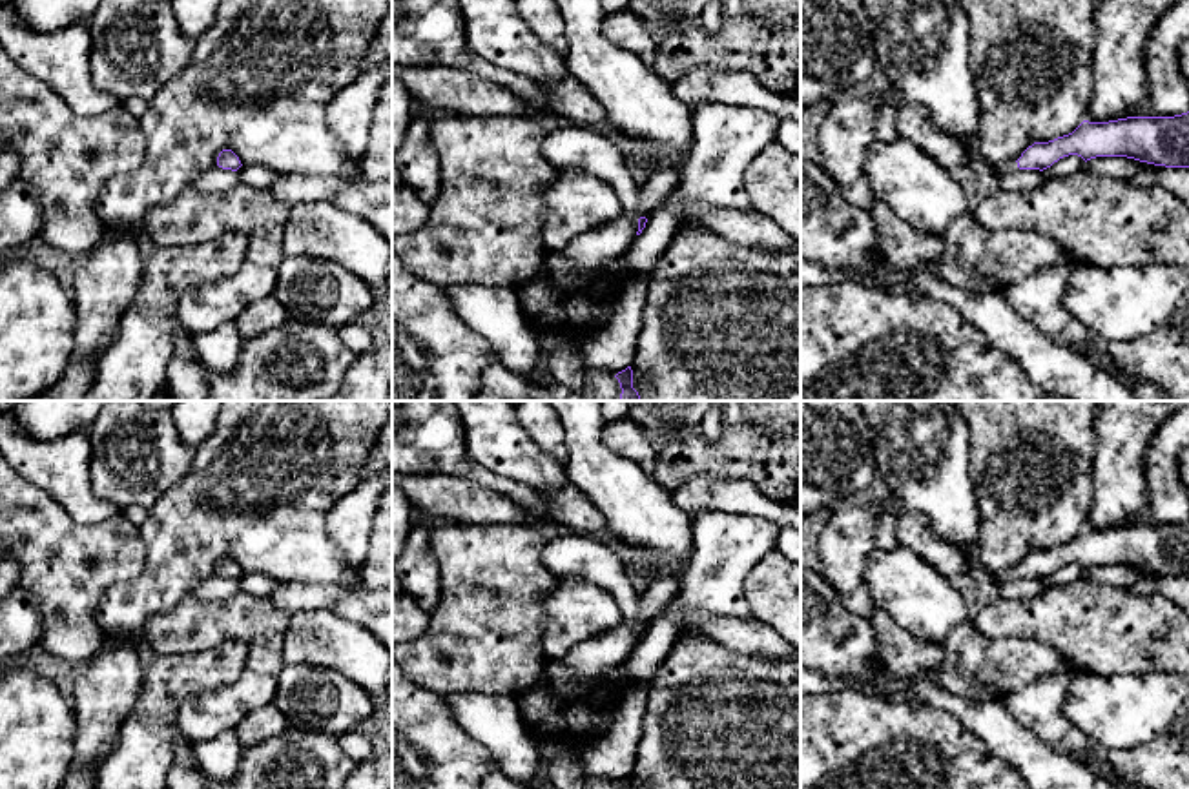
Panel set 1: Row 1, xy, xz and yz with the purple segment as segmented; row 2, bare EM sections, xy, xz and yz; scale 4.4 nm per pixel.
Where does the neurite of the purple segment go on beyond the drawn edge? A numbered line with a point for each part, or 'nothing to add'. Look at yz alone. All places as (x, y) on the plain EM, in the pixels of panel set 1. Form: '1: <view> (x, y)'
1: yz (1002, 574)

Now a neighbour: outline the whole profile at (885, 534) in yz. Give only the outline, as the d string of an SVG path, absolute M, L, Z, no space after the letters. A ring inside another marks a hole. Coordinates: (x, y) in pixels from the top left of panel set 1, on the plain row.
M899 512L884 514L877 519L875 528L875 547L884 550L899 548L895 528L897 528Z

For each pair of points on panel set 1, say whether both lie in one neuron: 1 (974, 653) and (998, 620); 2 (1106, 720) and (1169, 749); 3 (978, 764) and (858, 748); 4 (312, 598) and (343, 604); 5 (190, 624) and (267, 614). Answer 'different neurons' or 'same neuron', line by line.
1: different neurons
2: different neurons
3: same neuron
4: same neuron
5: same neuron

